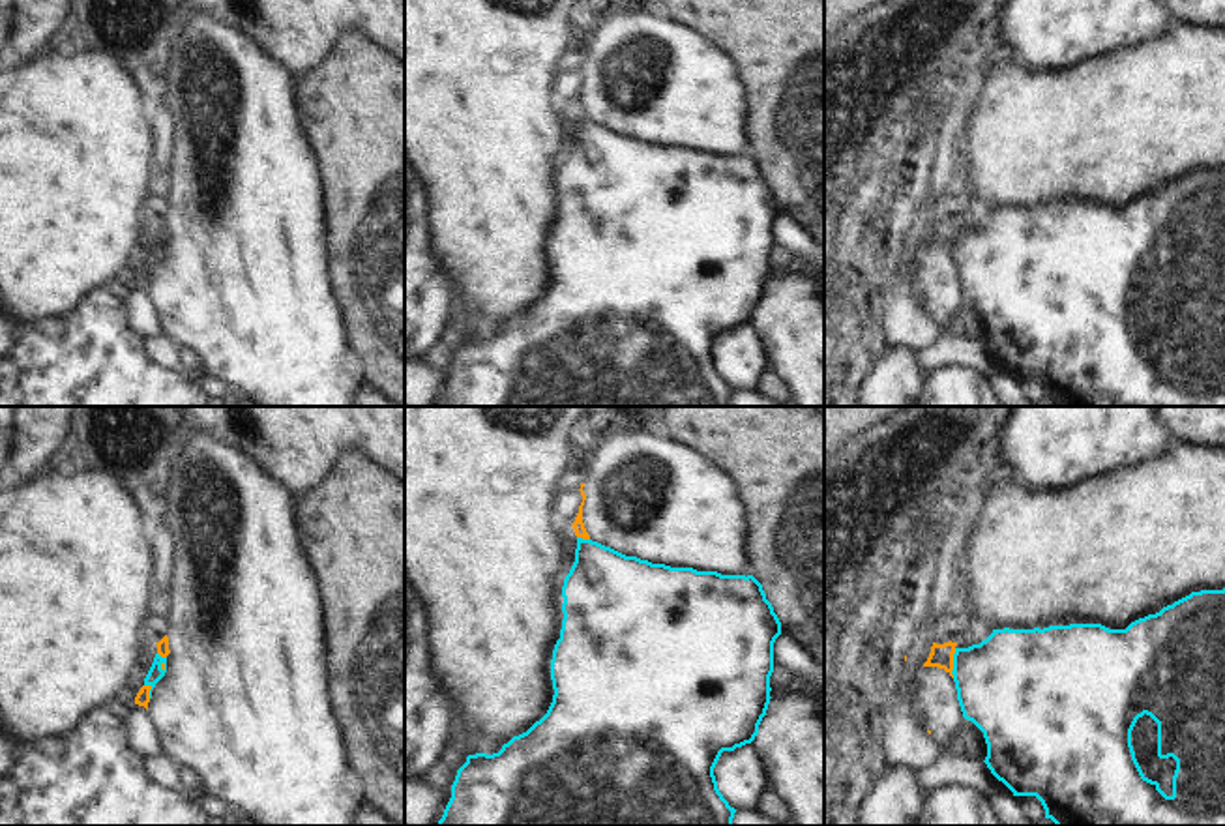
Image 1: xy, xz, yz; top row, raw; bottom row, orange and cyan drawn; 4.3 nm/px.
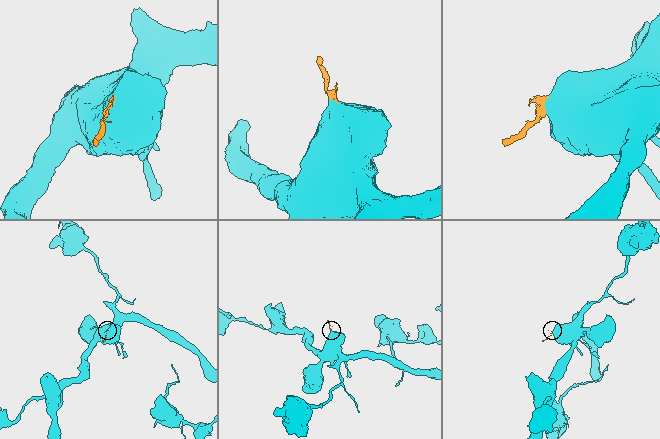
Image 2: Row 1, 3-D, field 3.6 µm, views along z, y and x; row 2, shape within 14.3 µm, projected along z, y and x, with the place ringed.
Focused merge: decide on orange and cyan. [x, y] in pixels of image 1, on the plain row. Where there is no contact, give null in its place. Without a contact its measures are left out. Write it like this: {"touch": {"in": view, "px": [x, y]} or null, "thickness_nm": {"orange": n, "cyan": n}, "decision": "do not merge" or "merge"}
{"touch": {"in": "yz", "px": [952, 244]}, "thickness_nm": {"orange": 100, "cyan": 420}, "decision": "do not merge"}

